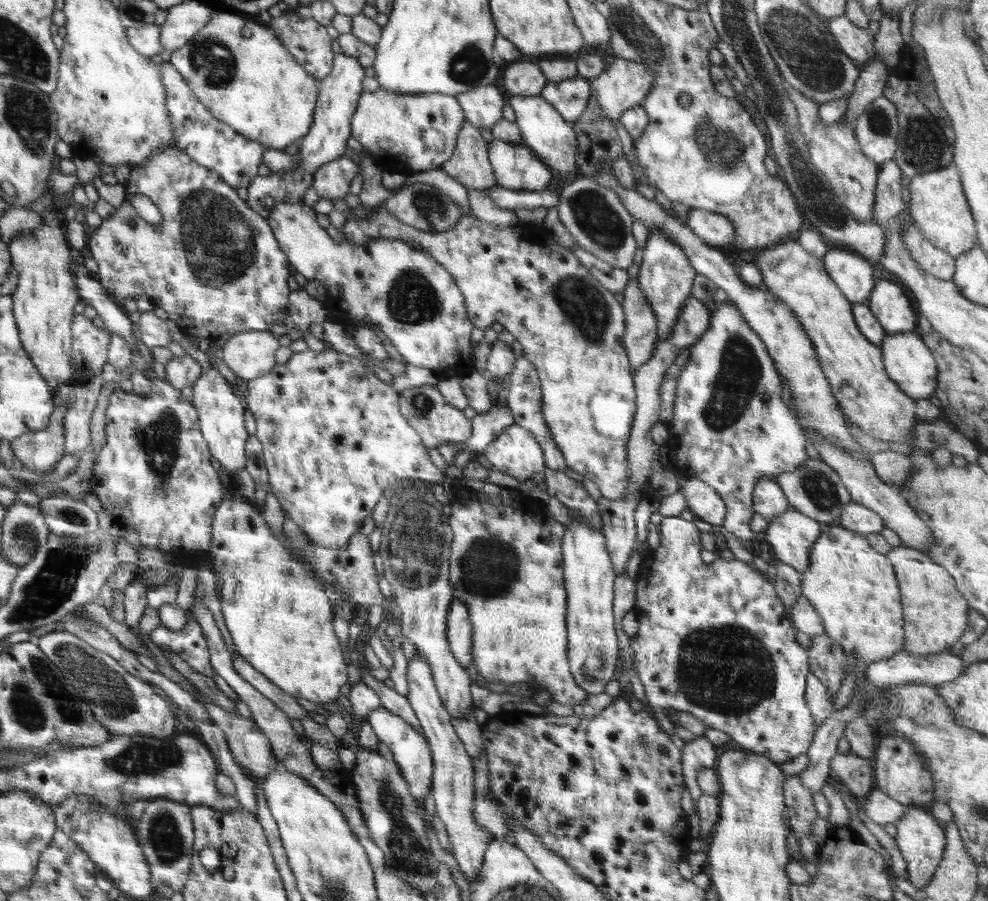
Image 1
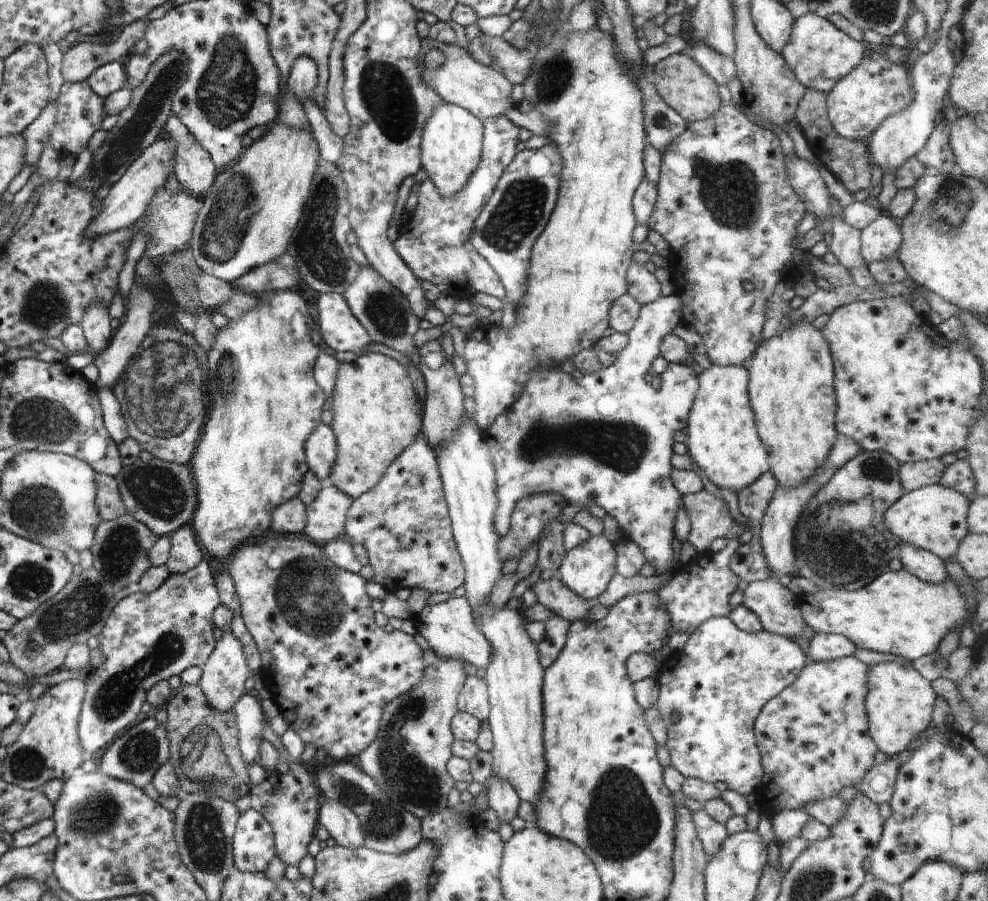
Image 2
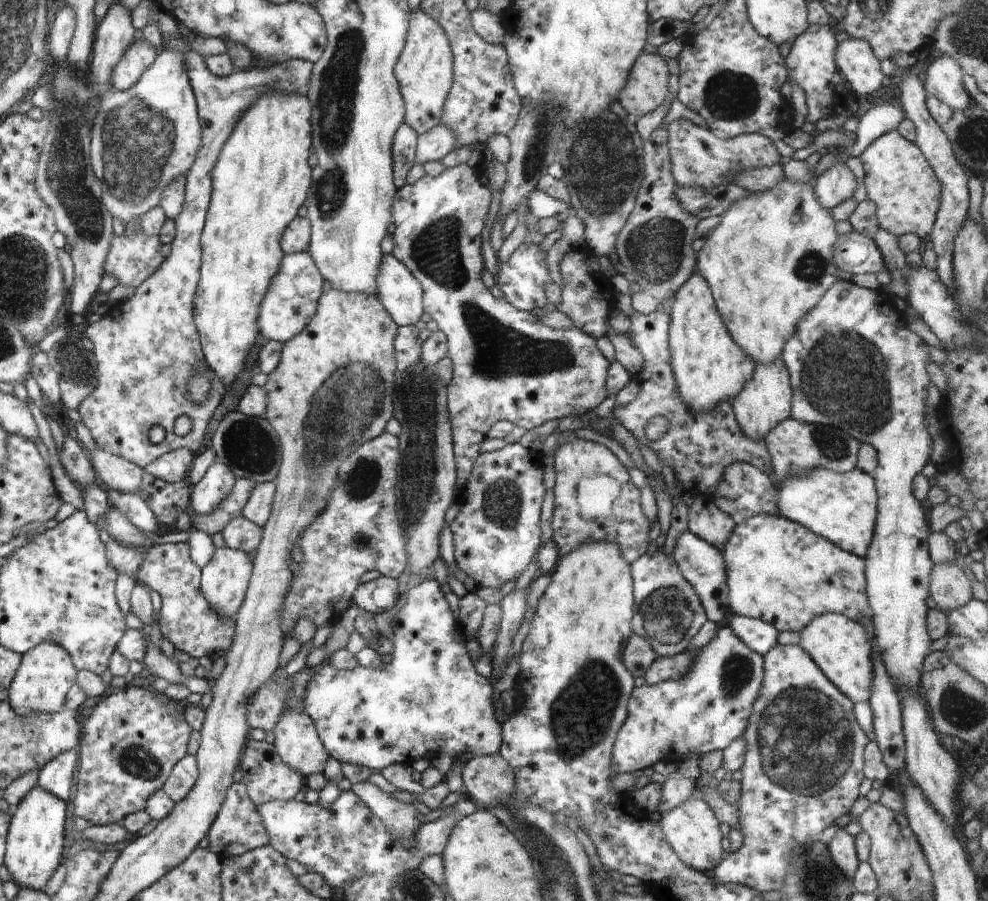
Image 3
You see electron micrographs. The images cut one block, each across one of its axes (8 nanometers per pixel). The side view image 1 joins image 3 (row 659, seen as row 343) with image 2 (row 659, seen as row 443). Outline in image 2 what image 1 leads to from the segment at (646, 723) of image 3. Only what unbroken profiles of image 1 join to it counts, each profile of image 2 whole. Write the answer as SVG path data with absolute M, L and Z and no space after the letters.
M712 617L702 622L681 651L656 676L659 680L657 708L666 723L666 748L671 766L685 778L704 782L722 782L727 788L744 795L756 792L762 782L762 758L756 746L754 721L762 707L788 688L806 664L806 654L790 638L776 636L762 629L756 634L740 630L730 617Z

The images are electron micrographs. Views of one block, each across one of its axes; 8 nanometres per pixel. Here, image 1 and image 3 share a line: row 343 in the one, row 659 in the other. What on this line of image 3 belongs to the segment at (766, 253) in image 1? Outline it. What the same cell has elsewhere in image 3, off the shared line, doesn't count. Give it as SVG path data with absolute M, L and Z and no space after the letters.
M830 613L822 614L822 616L816 616L804 630L800 633L800 648L803 648L812 660L814 664L818 666L824 673L824 676L842 691L853 703L869 702L870 696L872 696L872 680L874 680L874 664L872 664L872 654L875 651L875 643L873 630L866 630L862 624L846 618L842 614Z

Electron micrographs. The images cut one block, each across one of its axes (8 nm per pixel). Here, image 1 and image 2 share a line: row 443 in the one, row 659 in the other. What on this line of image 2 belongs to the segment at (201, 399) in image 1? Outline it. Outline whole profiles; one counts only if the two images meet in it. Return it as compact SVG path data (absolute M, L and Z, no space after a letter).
M223 632L222 638L216 641L212 654L208 656L208 660L201 668L202 676L198 685L210 706L220 710L220 712L234 710L238 700L247 692L244 682L252 675L240 641L231 632Z

